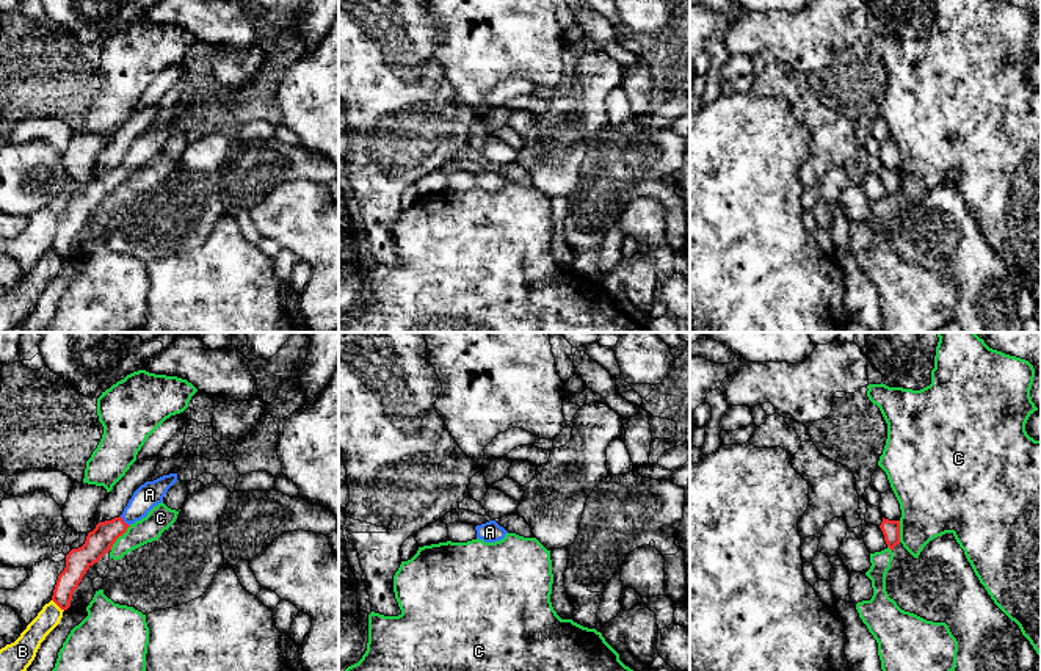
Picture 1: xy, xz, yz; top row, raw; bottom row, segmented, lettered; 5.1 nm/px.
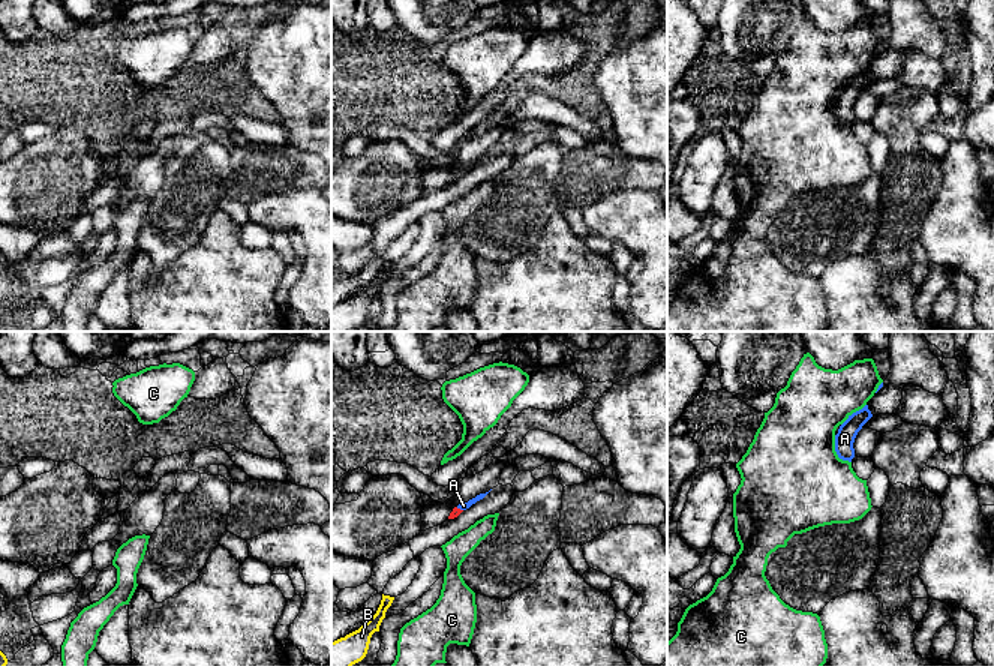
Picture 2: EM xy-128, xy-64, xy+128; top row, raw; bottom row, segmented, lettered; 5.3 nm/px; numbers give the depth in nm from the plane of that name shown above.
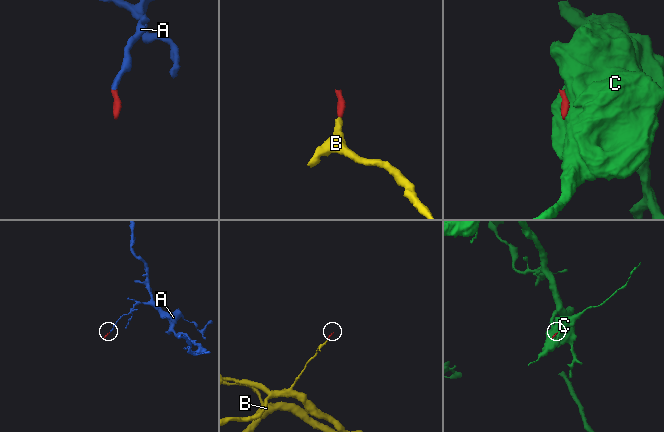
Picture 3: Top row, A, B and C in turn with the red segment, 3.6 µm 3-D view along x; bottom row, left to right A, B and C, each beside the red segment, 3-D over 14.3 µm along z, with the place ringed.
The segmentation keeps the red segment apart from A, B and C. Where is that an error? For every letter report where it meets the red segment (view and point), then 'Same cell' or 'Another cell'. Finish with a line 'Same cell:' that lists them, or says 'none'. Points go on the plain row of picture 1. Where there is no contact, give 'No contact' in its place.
A: Touches red at xy (123, 170). Same cell
B: Touches red at xy (58, 254). Another cell
C: Touches red at xy (118, 185). Another cell
Same cell: A

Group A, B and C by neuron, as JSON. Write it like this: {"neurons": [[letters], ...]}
{"neurons": [["A"], ["B"], ["C"]]}

